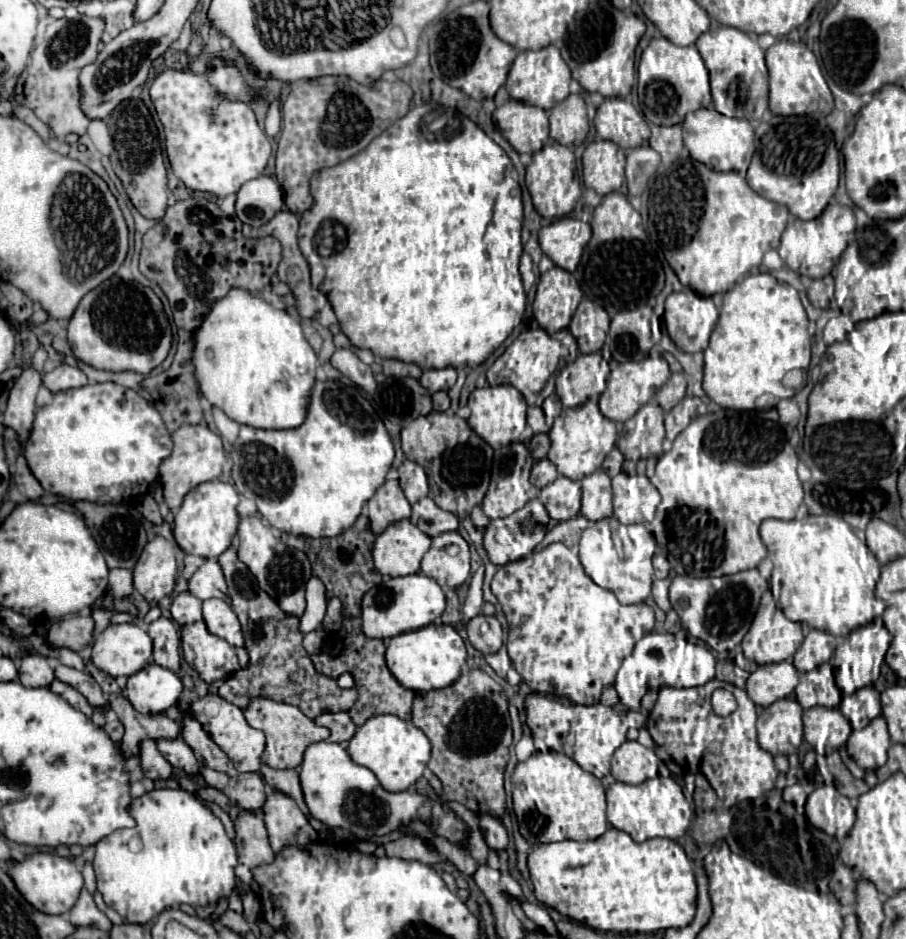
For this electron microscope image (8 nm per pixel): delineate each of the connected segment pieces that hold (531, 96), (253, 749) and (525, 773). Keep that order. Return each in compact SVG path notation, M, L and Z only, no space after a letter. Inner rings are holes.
M546 46L538 52L520 52L508 72L508 80L506 80L506 90L508 94L522 102L522 104L534 104L538 108L544 108L544 110L550 110L554 104L562 102L570 90L570 68L566 66L566 62L562 60L560 52L556 46Z
M206 694L204 698L198 698L196 702L192 702L188 706L188 710L180 710L178 706L174 706L174 708L168 708L164 714L170 716L172 720L182 720L184 714L190 714L192 718L196 718L202 724L202 728L208 732L208 736L226 752L226 756L234 762L238 772L258 772L260 770L260 764L262 764L260 756L266 746L264 734L260 730L248 726L242 710L238 706L226 702L218 694Z
M534 752L512 774L512 798L520 834L534 846L562 840L594 840L608 830L606 794L600 780L560 752Z

